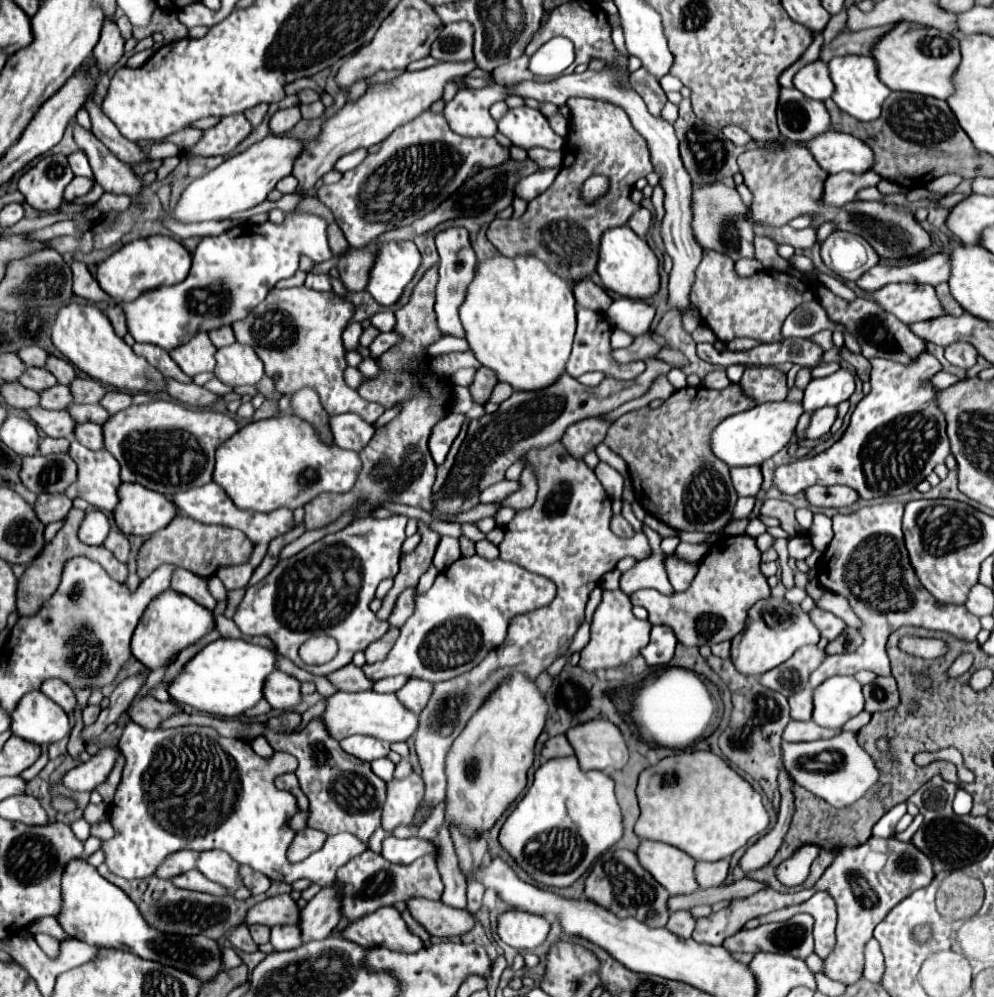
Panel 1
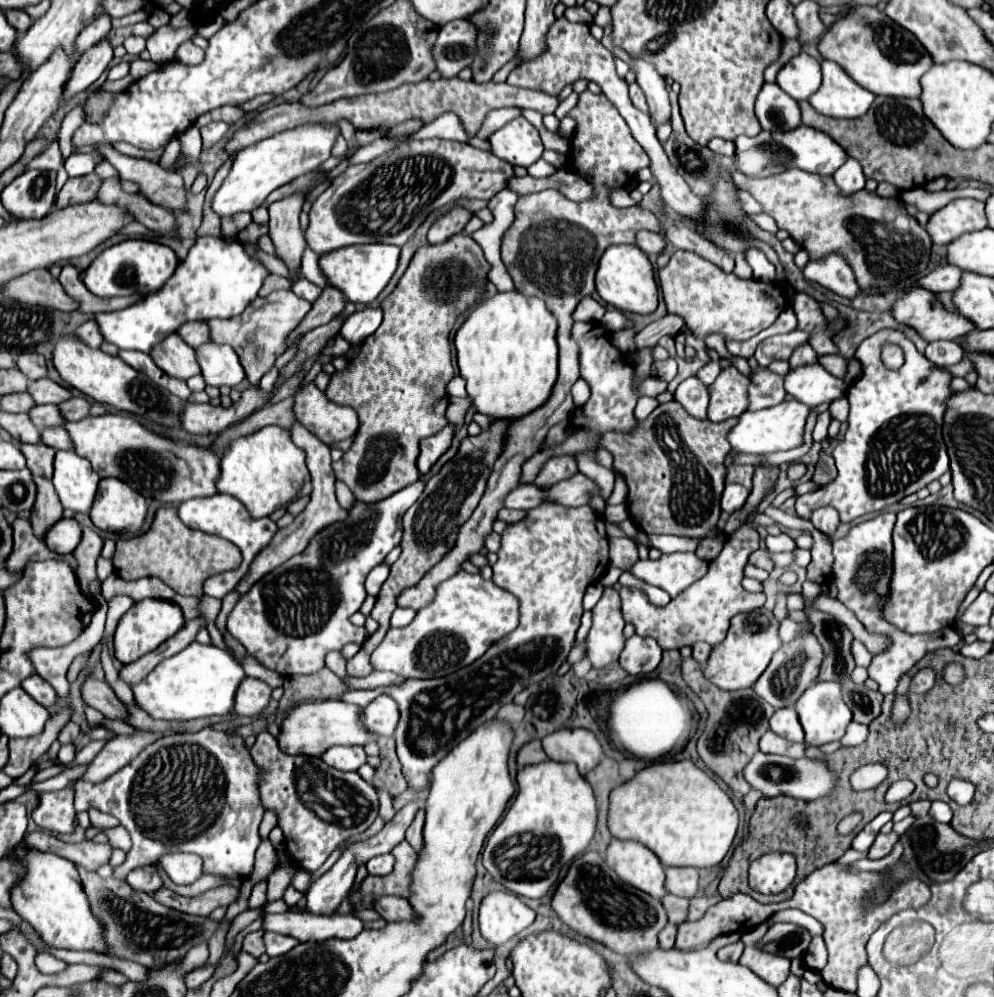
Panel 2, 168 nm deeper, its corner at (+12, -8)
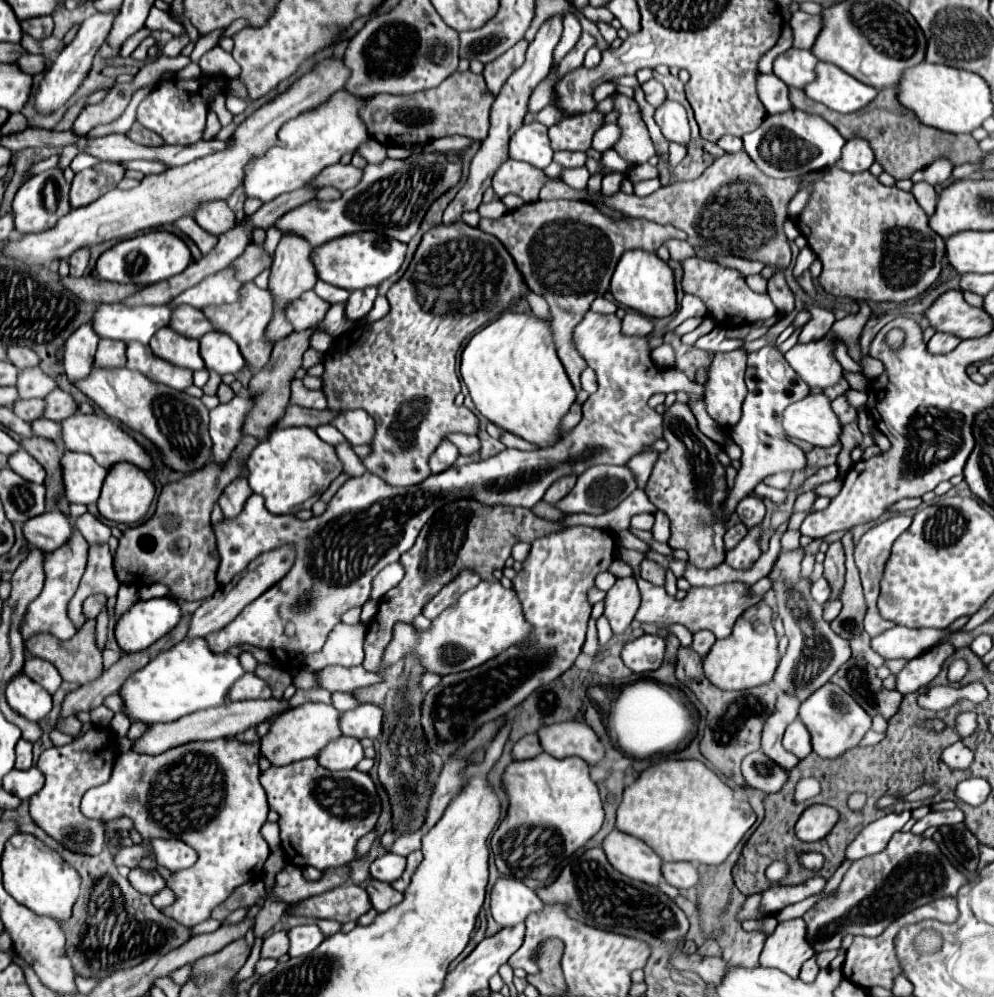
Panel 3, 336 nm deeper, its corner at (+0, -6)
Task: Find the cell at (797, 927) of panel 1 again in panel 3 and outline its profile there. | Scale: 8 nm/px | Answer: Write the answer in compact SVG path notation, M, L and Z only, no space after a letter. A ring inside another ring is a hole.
M896 832L880 854L852 862L844 880L836 888L836 894L816 902L804 914L808 940L816 952L824 952L840 948L846 934L880 936L886 926L904 912L938 898L956 896L966 882L968 878L958 872L948 858L944 860L944 854L932 838L916 836L912 832Z

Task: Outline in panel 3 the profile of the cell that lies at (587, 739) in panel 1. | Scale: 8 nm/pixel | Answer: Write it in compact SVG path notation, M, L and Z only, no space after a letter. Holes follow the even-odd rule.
M558 722L542 726L538 732L540 746L554 758L578 756L588 764L604 758L604 748L594 730L584 722Z

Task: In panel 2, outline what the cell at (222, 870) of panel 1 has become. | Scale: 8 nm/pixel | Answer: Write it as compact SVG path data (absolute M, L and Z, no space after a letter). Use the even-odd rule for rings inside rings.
M166 854L166 858L160 858L160 866L178 886L194 884L204 874L202 858L196 854Z

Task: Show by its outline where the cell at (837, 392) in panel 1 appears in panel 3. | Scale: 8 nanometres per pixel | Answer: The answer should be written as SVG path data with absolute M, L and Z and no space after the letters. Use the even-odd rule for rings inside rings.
M820 338L808 344L792 346L784 358L810 384L810 388L834 386L842 376L842 366L834 358L834 340Z

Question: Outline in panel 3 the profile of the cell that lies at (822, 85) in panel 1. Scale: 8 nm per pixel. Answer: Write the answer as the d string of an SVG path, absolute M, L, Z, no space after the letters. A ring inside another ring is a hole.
M790 48L774 60L772 70L788 86L804 88L808 84L808 80L814 80L814 66L816 64L818 64L818 60L814 60L810 50Z

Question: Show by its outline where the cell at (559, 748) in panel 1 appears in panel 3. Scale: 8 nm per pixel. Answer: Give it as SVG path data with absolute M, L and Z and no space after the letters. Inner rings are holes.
M526 734L526 736L522 736L522 738L514 744L514 748L512 748L512 756L514 756L516 760L534 758L534 756L538 756L540 752L542 752L542 746L540 746L536 734Z

